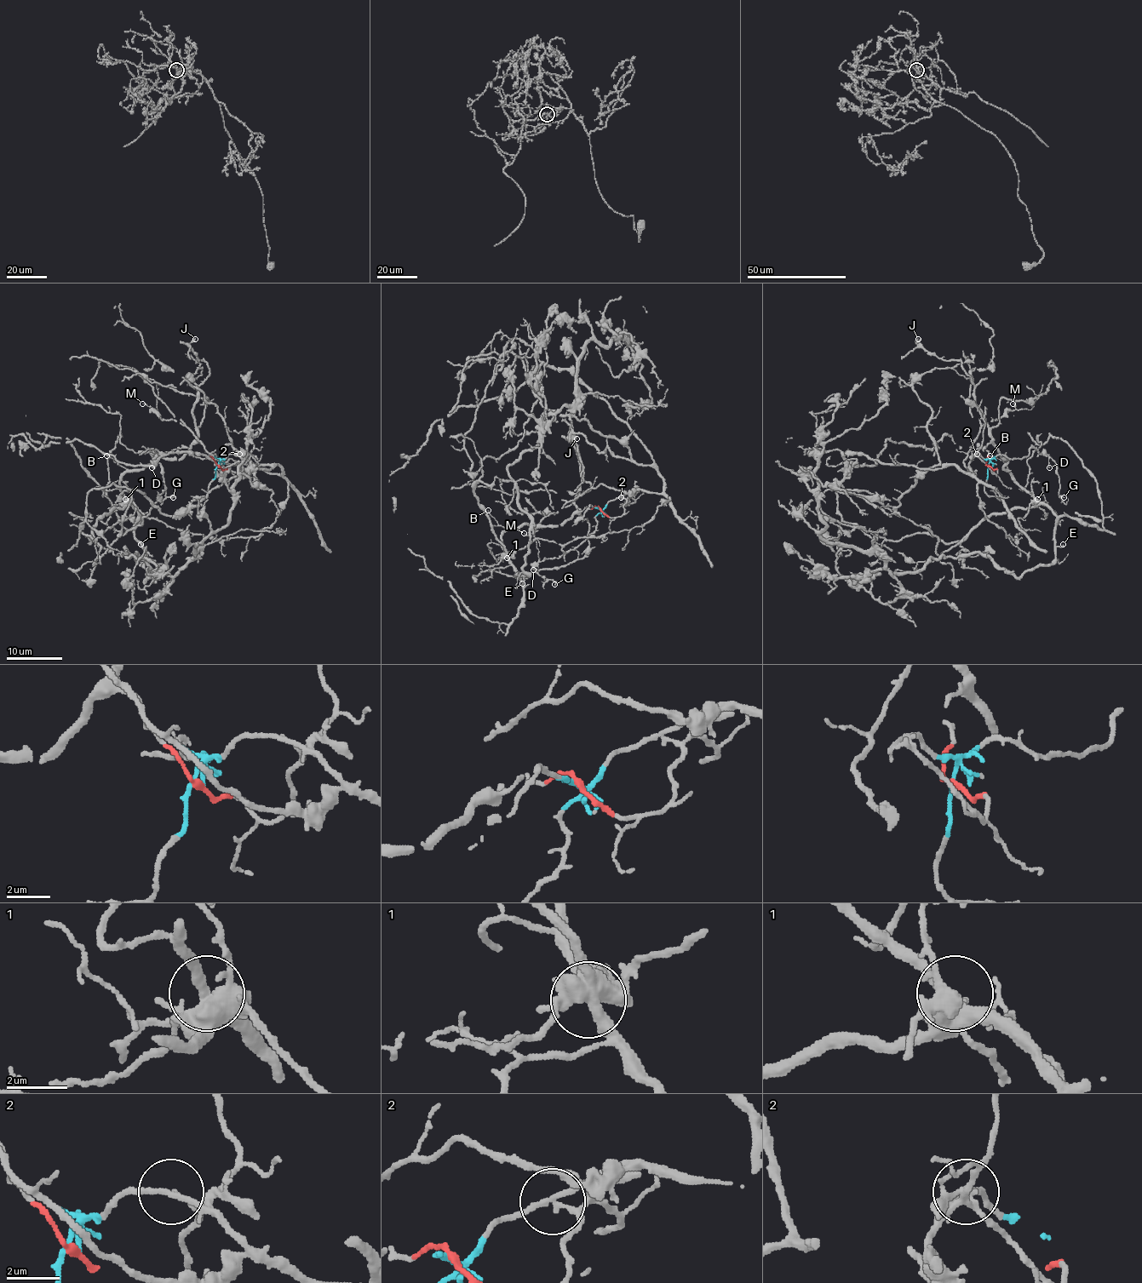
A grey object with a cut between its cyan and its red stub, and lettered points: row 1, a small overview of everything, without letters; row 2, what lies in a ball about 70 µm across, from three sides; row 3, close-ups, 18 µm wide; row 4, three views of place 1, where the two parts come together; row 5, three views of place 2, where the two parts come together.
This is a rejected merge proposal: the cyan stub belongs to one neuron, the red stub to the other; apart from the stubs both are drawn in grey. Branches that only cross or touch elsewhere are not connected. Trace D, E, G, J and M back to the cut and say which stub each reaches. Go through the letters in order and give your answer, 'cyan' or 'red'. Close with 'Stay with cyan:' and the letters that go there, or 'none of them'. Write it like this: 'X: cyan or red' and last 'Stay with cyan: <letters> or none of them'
D: cyan
E: red
G: cyan
J: red
M: cyan
Stay with cyan: D, G, M

